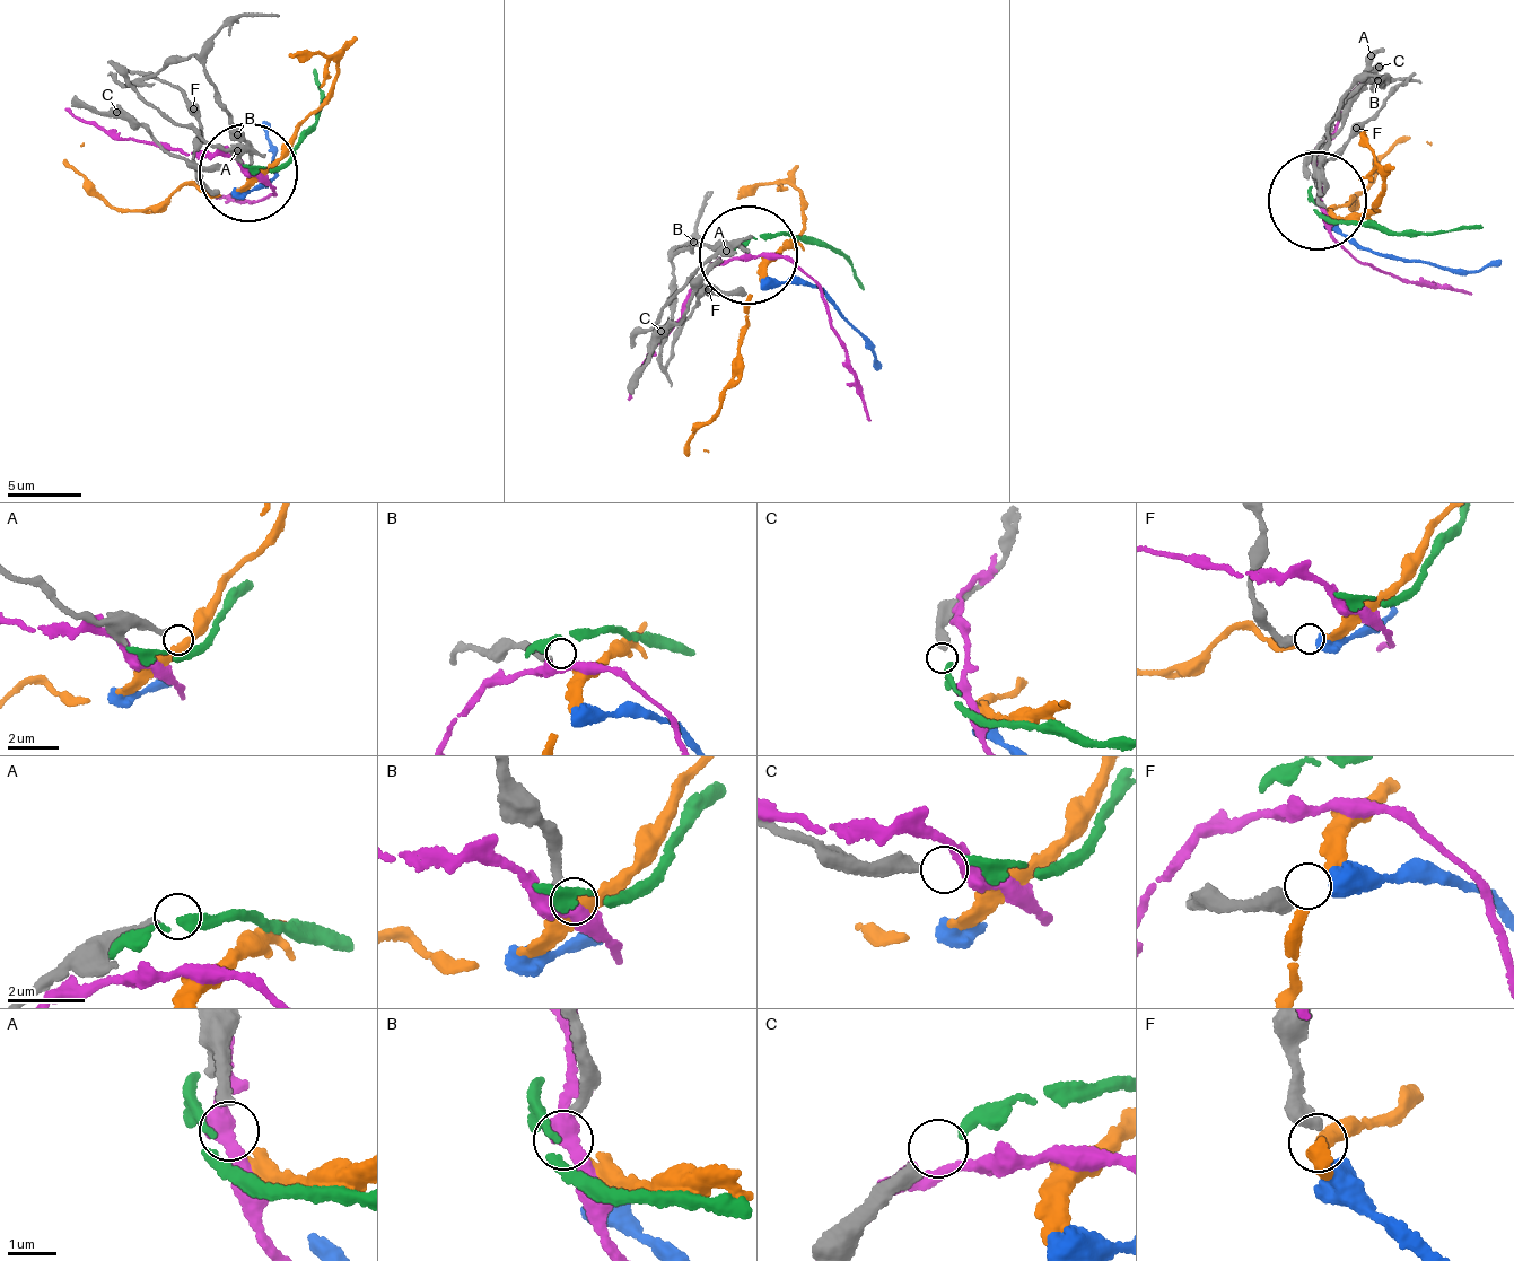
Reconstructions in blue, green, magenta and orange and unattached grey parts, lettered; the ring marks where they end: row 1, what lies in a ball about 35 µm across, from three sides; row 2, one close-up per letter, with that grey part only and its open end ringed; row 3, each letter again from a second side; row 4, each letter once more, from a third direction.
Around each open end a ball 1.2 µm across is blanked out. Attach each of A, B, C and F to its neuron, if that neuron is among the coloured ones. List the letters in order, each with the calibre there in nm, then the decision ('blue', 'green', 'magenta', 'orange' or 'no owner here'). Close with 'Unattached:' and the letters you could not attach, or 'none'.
A: calibre 240 nm; no owner here
B: calibre 240 nm; no owner here
C: calibre 320 nm; green
F: calibre 380 nm; blue
Unattached: A, B

